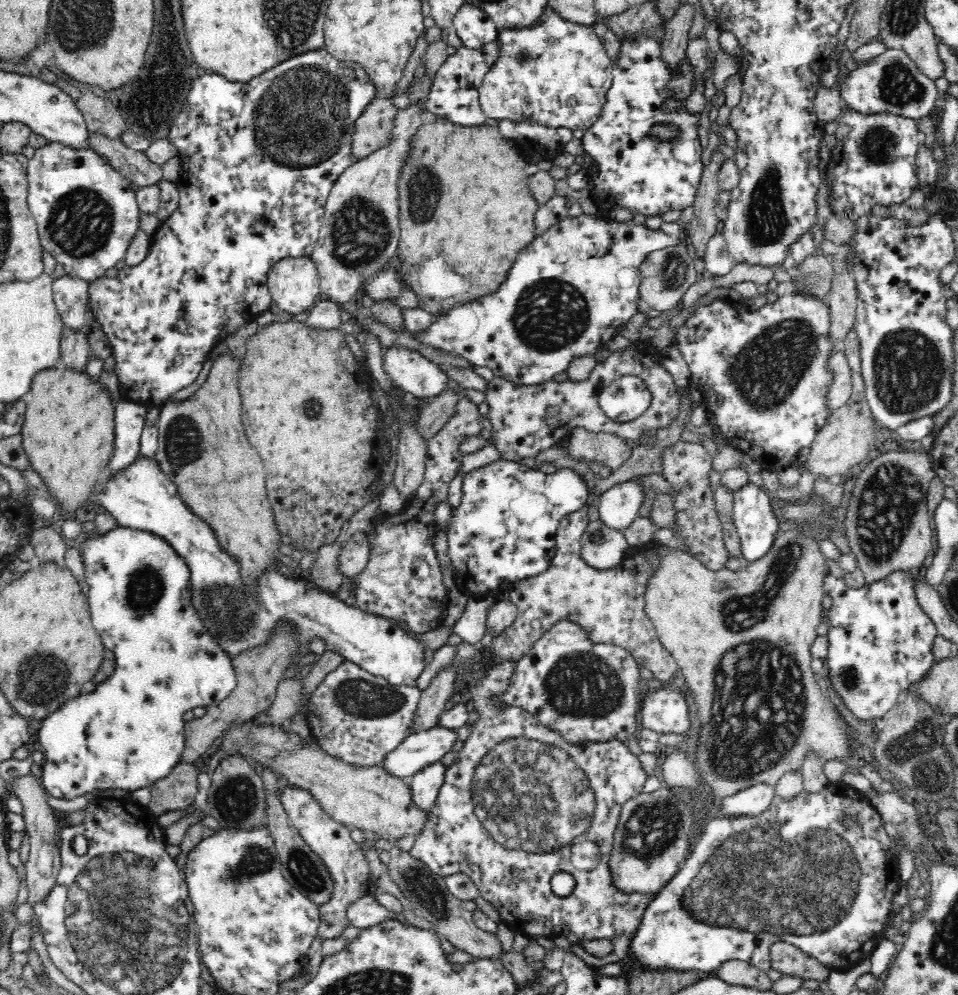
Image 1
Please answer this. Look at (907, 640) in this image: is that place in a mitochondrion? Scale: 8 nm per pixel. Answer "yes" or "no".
no

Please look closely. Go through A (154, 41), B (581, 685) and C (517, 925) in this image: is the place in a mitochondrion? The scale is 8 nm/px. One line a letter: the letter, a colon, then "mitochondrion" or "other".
A: other
B: mitochondrion
C: other

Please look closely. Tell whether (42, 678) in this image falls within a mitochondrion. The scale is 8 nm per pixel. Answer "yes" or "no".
yes

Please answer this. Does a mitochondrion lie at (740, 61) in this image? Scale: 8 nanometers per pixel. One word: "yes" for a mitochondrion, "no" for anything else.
no

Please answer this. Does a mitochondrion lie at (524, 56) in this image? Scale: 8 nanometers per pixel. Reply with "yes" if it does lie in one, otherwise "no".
yes

